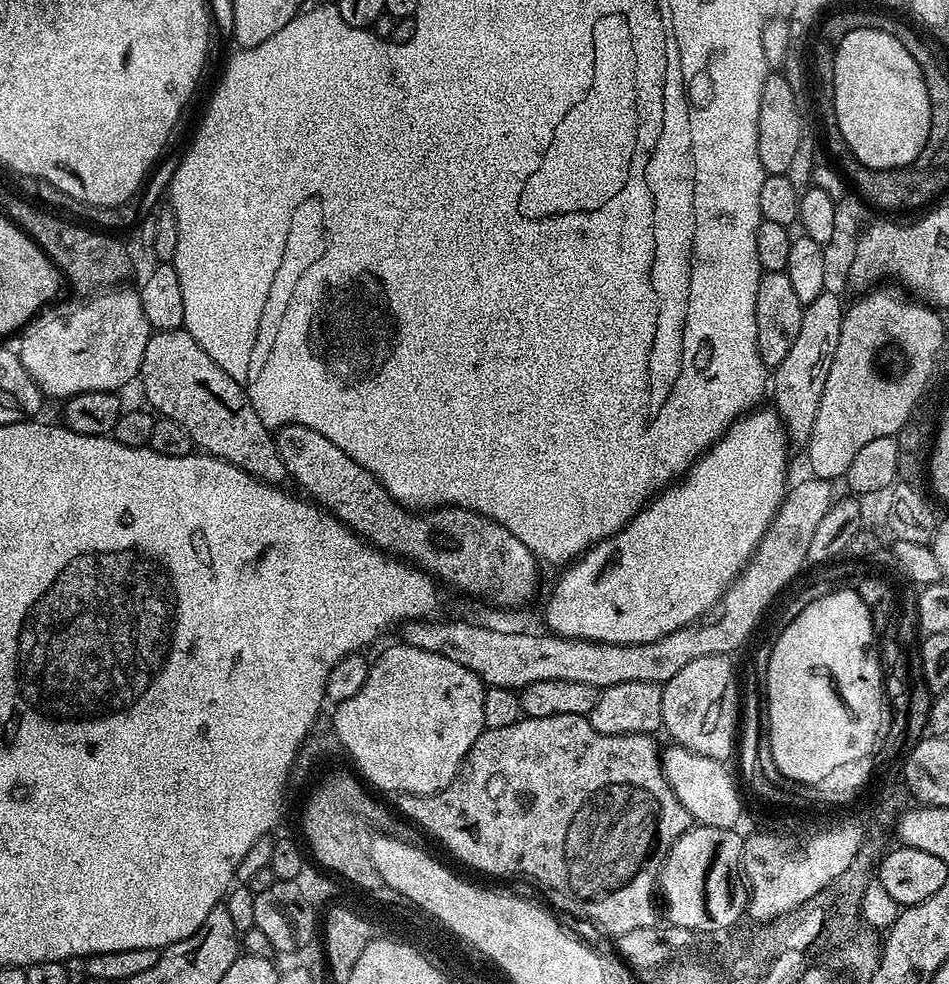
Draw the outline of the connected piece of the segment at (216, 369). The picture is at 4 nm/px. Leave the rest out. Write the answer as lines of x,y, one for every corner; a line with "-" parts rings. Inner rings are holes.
185,330
155,331
149,335
138,380
139,383
142,382
144,396
150,404
148,406
161,417
186,427
186,432
190,434
197,449
228,461
268,484
280,486
285,483
284,480
289,479
285,463
277,452
275,439
249,403
244,389
238,386

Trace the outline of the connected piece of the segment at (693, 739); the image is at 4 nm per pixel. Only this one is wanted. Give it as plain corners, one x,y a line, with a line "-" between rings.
727,655
703,656
694,658
694,662
682,666
674,678
670,678
663,685
662,694
662,728
673,736
675,743
681,748
690,750
694,754
702,754
706,758
714,758
721,762
733,759
734,749
738,744
738,721
742,715
742,692
738,687
738,672
732,669

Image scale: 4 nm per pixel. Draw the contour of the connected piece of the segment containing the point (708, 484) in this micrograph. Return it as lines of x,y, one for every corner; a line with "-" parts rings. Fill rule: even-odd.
752,410
735,420
730,427
724,431
723,436
680,477
679,480
668,485
659,494
652,497
641,508
640,513
635,516
629,524
620,532
615,532
610,538
599,540
594,547
589,548
583,556
567,565
564,581
560,584
560,600
552,596
548,600
548,624
549,629
556,630
560,620
564,623
563,635
578,640
593,640
599,644
645,644
654,642
658,638
666,638
674,634
687,624
697,623
705,614
711,613
719,604
724,591
728,589
736,580
736,577
743,572
748,561
756,552
756,547
760,545
760,539
766,534
766,530
772,525
772,519
779,511
780,505
786,499
786,489
789,487
788,480
788,448
790,441
787,432
784,431
784,424
780,421
780,415
775,410
760,412

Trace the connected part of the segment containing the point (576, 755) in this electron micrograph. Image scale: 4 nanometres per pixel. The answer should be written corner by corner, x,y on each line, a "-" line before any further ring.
554,714
550,718
534,718
533,716
524,716
518,722
514,722
514,726
505,726
503,730
494,730
493,728
485,728
481,732
480,737
474,742
474,746
470,746
470,750
466,754
463,764
460,765
459,772
450,782
450,786
446,786
440,792
435,792
432,796
419,796
418,794
400,794
395,797
396,804
401,813
417,829
423,830
427,835
432,835
434,839
441,840
462,863
468,868
473,868
476,872
485,872
488,876
504,876
509,872
512,876
529,876
532,880
537,880
542,887
548,892
556,895
556,904
564,912
569,912
572,916
577,916
580,920
589,920
592,924
597,924
604,932
609,932
612,938
629,933
630,930
638,930
642,926
657,926
658,918
656,918
656,908
658,912
658,904
652,901
652,895
655,897
658,892
658,881
660,879
660,871
664,865
664,860
668,856
669,850
674,846
674,842
678,842
678,838
682,838
682,834
693,827
694,821
692,815
686,810
686,806
682,806
682,802
678,802
678,798
674,794
674,790
668,785
668,779
664,773
664,762
662,759
661,745
656,745
651,735
643,736
642,734
630,734
629,736
611,736
610,734
602,734
596,732
594,726
589,722
588,717
579,716
578,714

